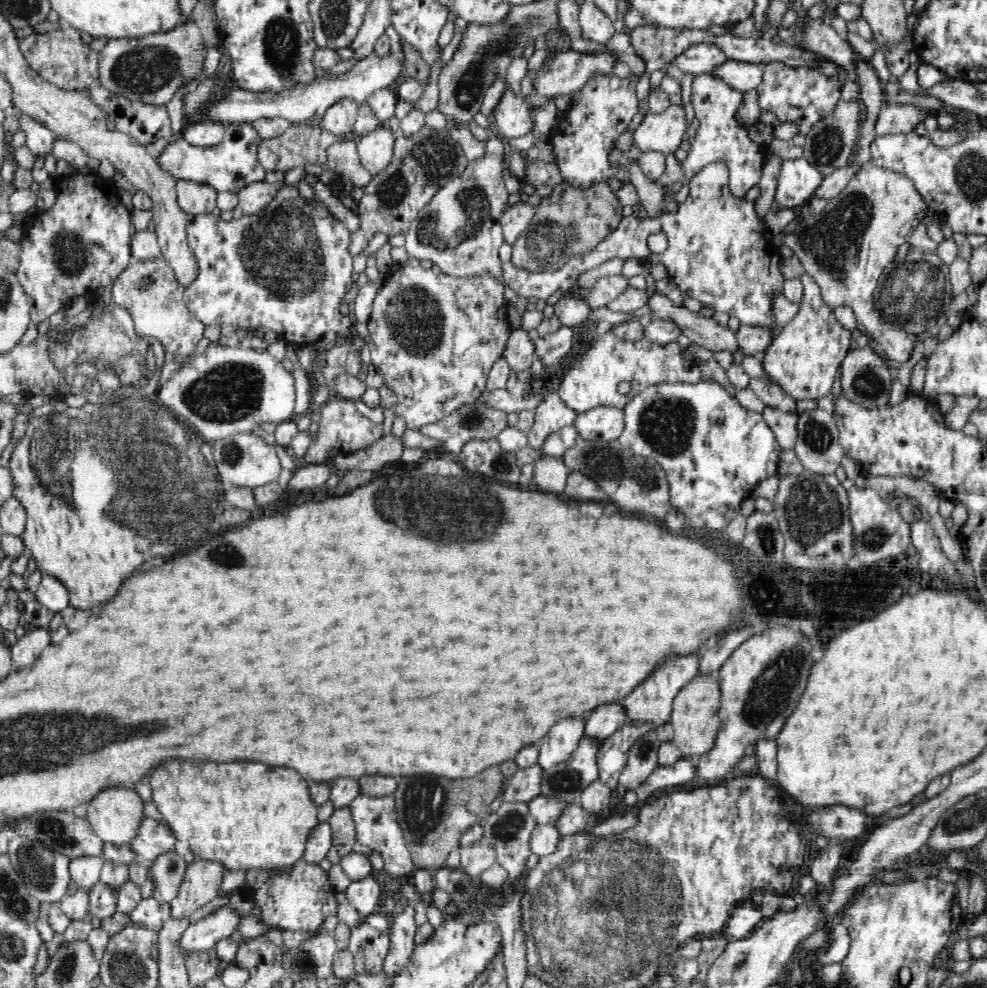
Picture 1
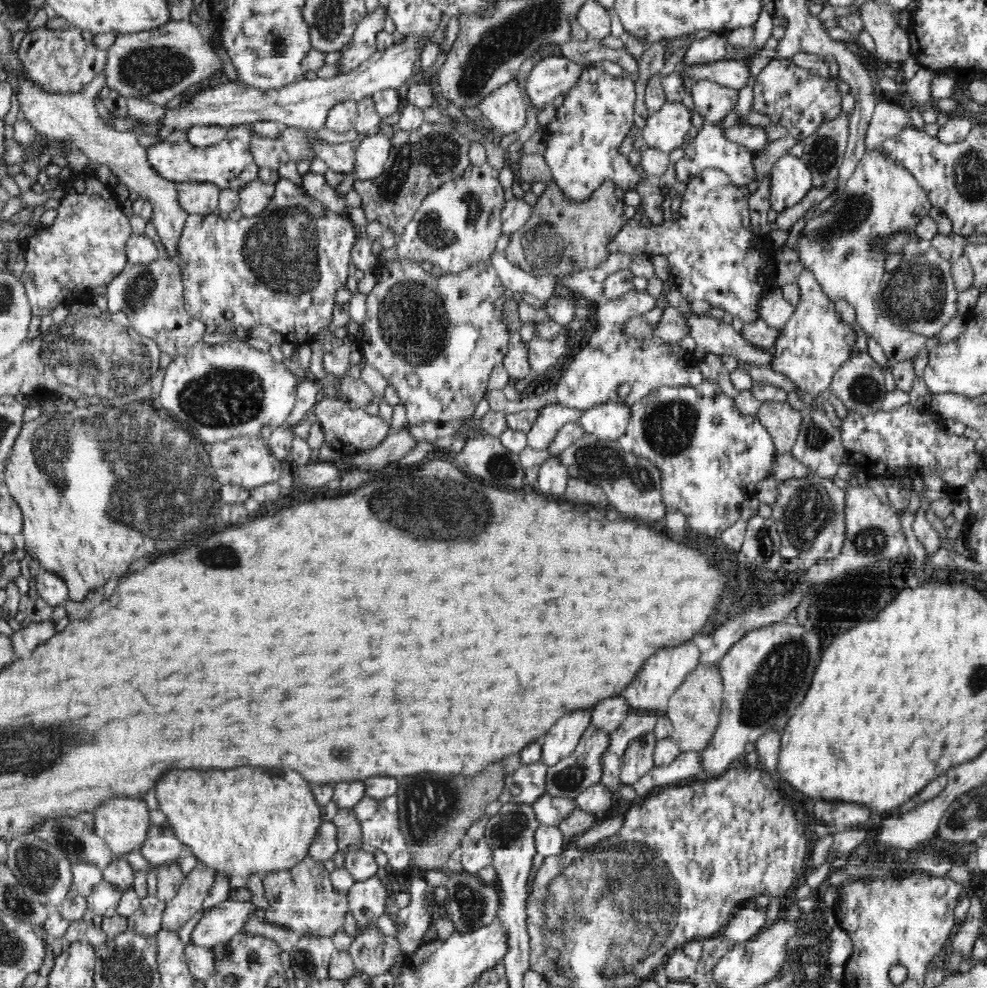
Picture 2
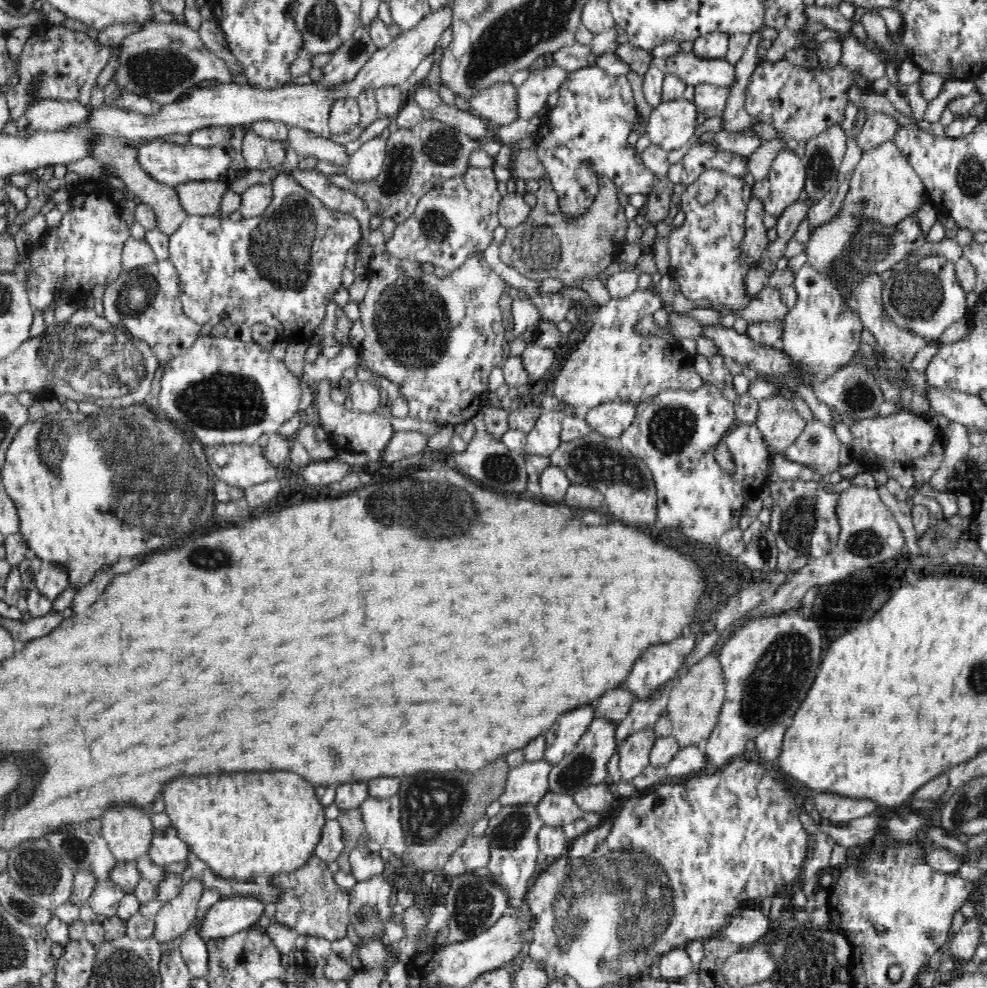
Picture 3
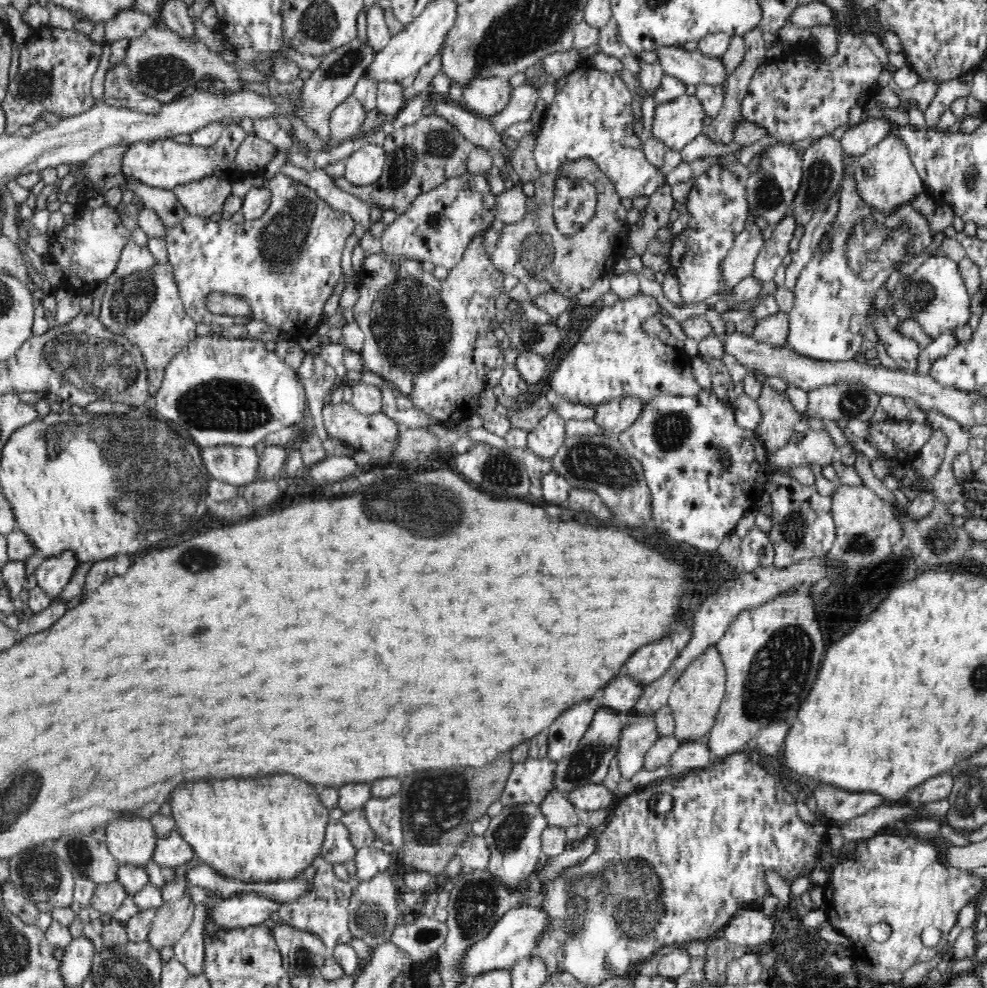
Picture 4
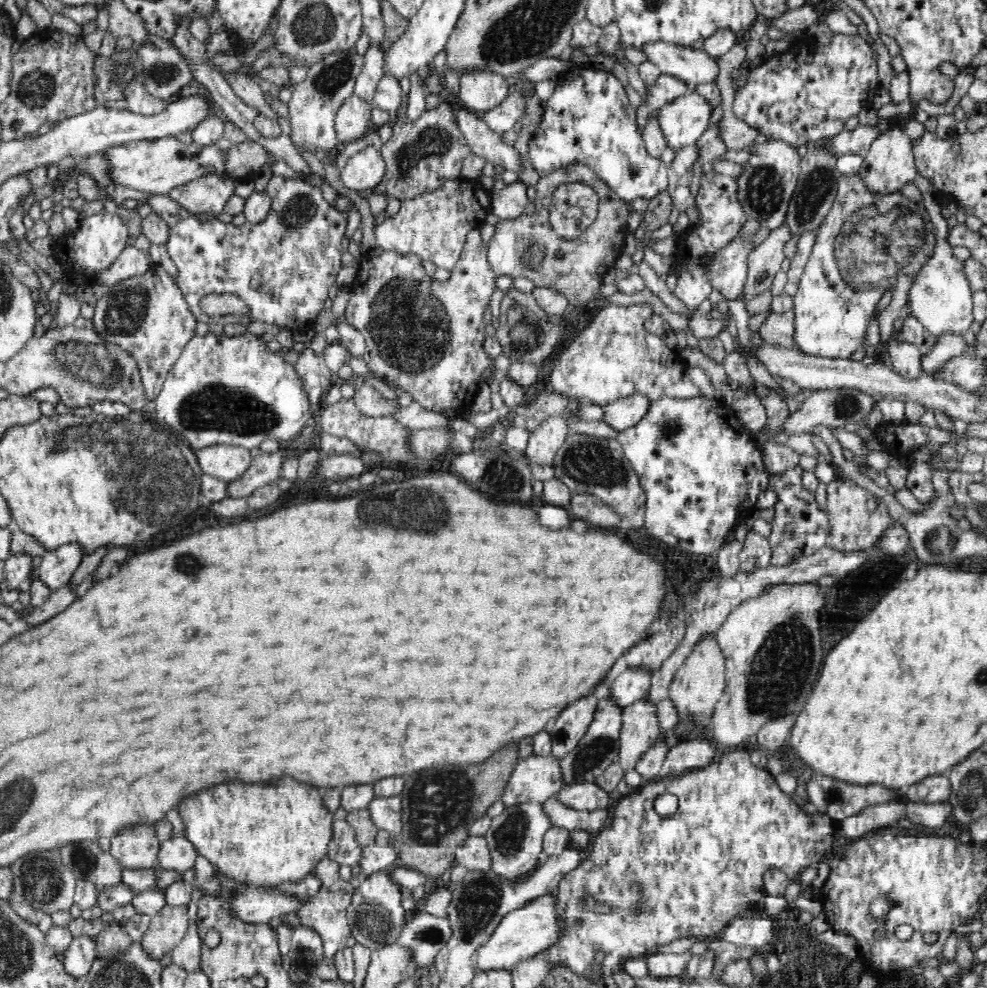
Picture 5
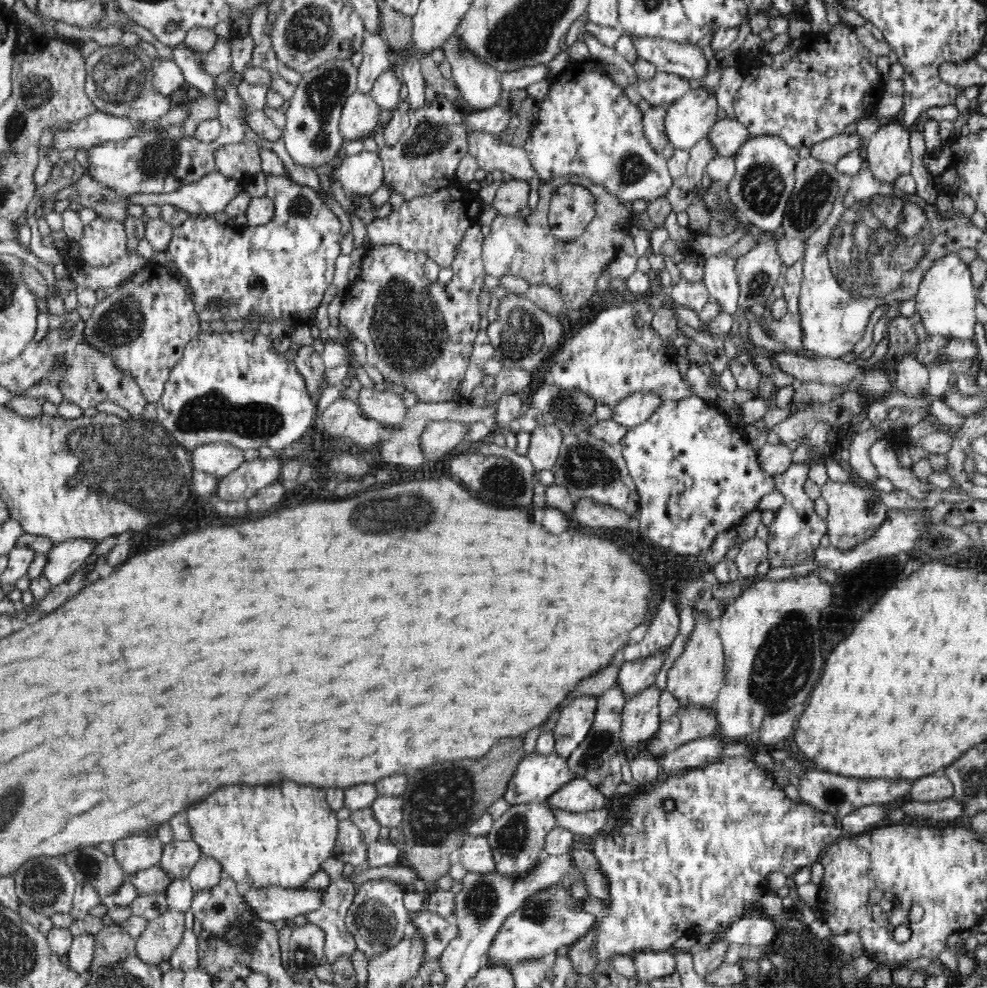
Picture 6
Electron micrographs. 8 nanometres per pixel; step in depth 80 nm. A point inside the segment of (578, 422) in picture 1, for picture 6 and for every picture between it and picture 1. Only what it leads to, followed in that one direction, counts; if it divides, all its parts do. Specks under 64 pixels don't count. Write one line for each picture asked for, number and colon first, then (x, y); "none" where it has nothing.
2: (608, 421)
3: (610, 420)
4: (613, 417)
5: (620, 414)
6: (635, 409)

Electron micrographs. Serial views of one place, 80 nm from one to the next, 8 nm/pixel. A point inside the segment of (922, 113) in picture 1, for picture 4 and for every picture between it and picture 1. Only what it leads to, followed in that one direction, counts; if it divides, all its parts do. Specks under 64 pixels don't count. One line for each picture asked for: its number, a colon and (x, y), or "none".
2: (889, 118)
3: (879, 128)
4: (857, 140)

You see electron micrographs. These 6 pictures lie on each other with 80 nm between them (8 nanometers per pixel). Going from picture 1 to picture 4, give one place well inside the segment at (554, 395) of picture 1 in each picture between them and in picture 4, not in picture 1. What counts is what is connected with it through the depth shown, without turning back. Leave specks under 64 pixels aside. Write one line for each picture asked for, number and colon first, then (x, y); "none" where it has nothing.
2: (550, 419)
3: (543, 439)
4: (544, 440)

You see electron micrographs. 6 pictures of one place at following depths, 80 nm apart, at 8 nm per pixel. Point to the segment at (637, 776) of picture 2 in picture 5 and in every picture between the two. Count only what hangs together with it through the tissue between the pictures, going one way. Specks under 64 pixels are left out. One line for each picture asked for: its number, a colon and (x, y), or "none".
3: (634, 755)
4: (639, 736)
5: (641, 730)

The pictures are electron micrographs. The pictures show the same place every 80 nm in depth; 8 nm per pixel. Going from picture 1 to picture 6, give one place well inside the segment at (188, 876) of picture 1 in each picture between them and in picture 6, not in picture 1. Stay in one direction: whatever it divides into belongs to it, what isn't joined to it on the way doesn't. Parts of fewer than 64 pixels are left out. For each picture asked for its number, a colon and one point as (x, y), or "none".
2: (198, 883)
3: (174, 918)
4: (172, 919)
5: (168, 926)
6: (156, 944)

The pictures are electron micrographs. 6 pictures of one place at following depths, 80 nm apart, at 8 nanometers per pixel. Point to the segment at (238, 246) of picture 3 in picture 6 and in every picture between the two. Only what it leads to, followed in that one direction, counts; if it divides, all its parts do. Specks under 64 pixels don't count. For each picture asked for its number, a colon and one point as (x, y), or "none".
4: (285, 265)
5: (284, 267)
6: (279, 270)

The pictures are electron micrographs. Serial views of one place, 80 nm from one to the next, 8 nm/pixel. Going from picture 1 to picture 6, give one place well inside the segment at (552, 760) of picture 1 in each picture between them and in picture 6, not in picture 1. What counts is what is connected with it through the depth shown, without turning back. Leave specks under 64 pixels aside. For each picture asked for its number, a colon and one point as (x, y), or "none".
2: (561, 741)
3: (561, 740)
4: (564, 735)
5: (572, 724)
6: (574, 722)

